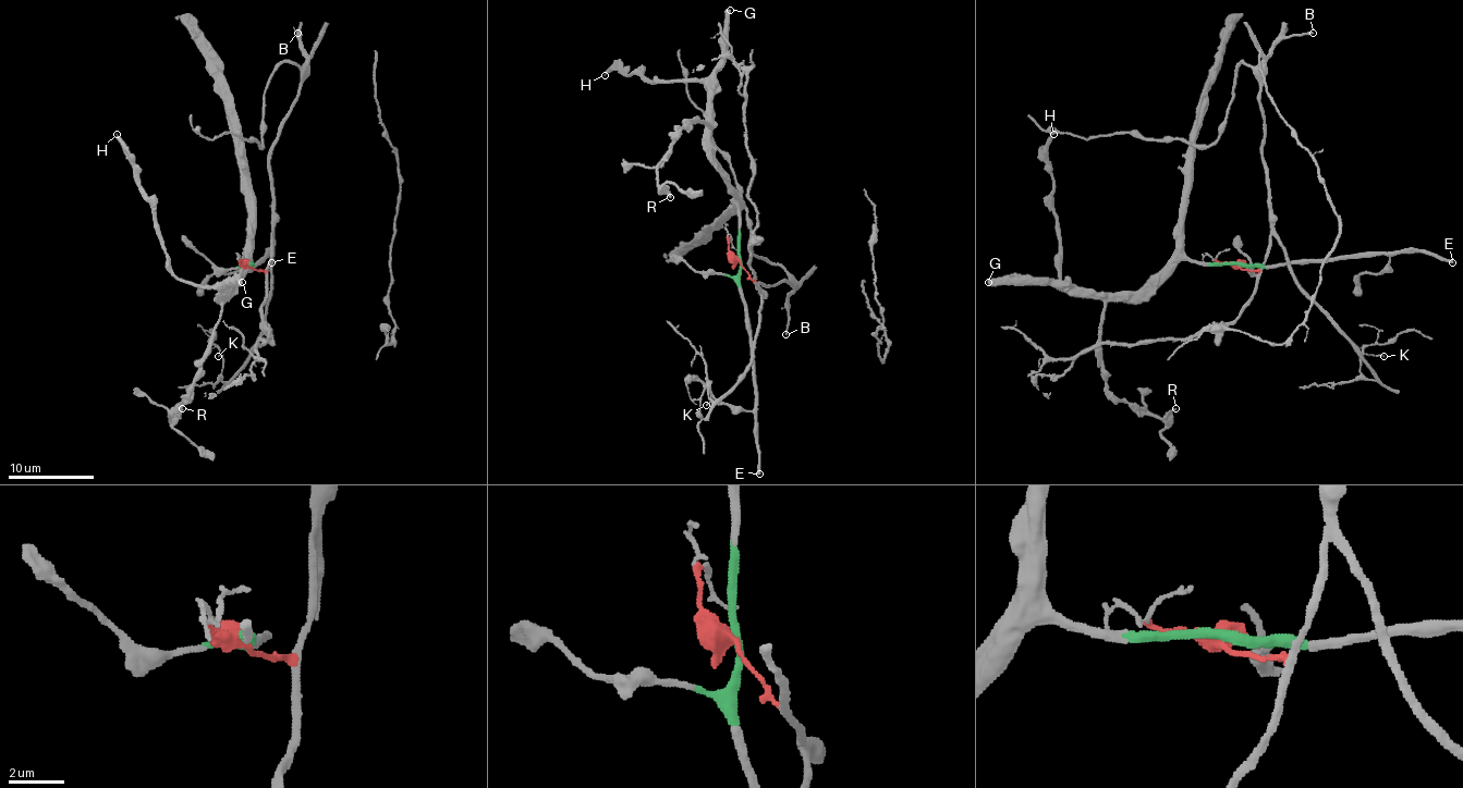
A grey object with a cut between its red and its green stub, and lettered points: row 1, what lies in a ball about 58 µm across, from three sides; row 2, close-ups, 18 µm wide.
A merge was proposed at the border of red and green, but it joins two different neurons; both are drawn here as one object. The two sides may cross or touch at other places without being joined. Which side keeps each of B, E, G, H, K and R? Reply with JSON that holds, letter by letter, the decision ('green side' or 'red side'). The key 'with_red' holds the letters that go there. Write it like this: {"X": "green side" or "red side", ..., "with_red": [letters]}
{"B": "red side", "E": "green side", "G": "green side", "H": "green side", "K": "red side", "R": "green side", "with_red": ["B", "K"]}

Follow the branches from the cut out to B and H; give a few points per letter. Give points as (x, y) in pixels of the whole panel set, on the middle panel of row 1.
B: (739, 260), (760, 292), (760, 283), (790, 283), (785, 335)
H: (739, 260), (736, 192), (714, 157), (709, 90), (700, 82), (645, 77), (623, 70), (610, 70), (604, 75)

